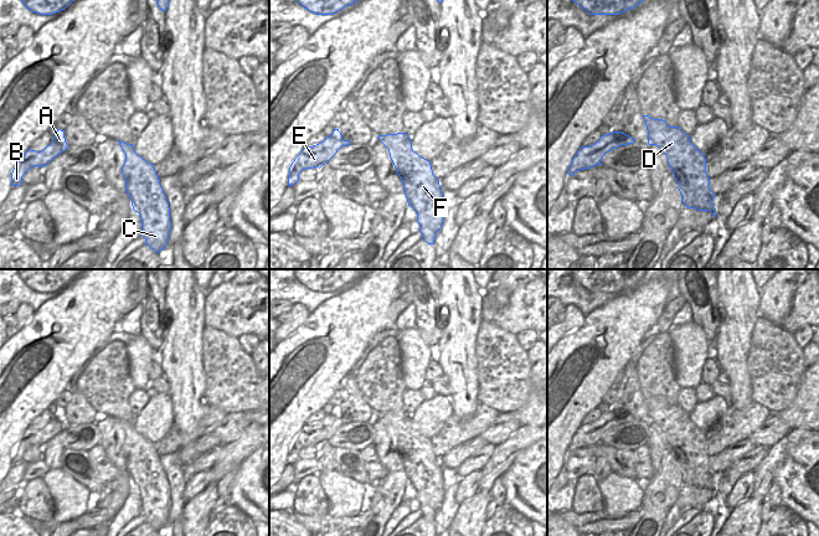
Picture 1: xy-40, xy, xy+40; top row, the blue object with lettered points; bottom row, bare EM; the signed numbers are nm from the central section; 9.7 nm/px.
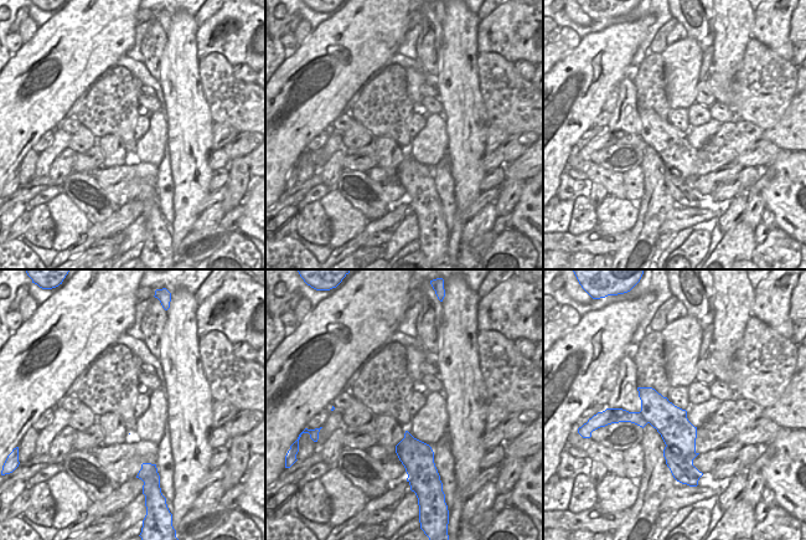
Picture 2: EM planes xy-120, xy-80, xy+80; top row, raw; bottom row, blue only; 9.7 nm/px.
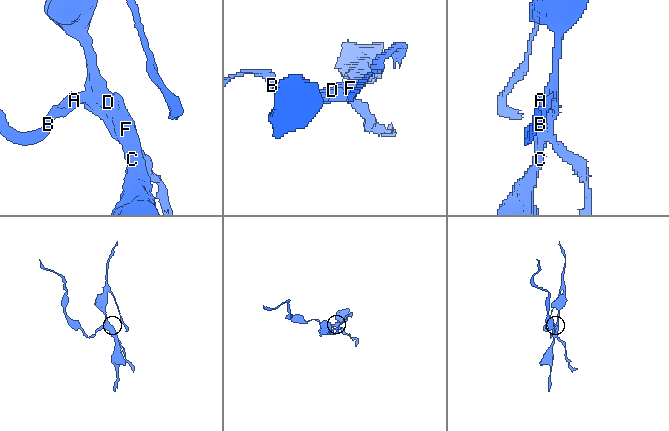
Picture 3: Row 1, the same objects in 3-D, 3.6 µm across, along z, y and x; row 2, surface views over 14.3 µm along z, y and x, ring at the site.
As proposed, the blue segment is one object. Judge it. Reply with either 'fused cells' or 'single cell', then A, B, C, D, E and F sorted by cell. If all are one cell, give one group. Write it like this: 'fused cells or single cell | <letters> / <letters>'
fused cells | A B E / C D F

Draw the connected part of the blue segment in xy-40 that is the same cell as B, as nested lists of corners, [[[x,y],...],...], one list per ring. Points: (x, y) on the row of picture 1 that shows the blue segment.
[[[57,129],[56,135],[50,145],[43,150],[36,151],[27,149],[22,159],[16,164],[11,172],[11,186],[20,186],[22,184],[22,176],[34,166],[46,166],[52,159],[68,149],[65,138],[65,130]]]

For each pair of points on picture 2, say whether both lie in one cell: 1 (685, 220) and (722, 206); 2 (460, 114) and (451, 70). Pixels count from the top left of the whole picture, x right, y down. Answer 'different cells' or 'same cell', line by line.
1: same cell
2: same cell

